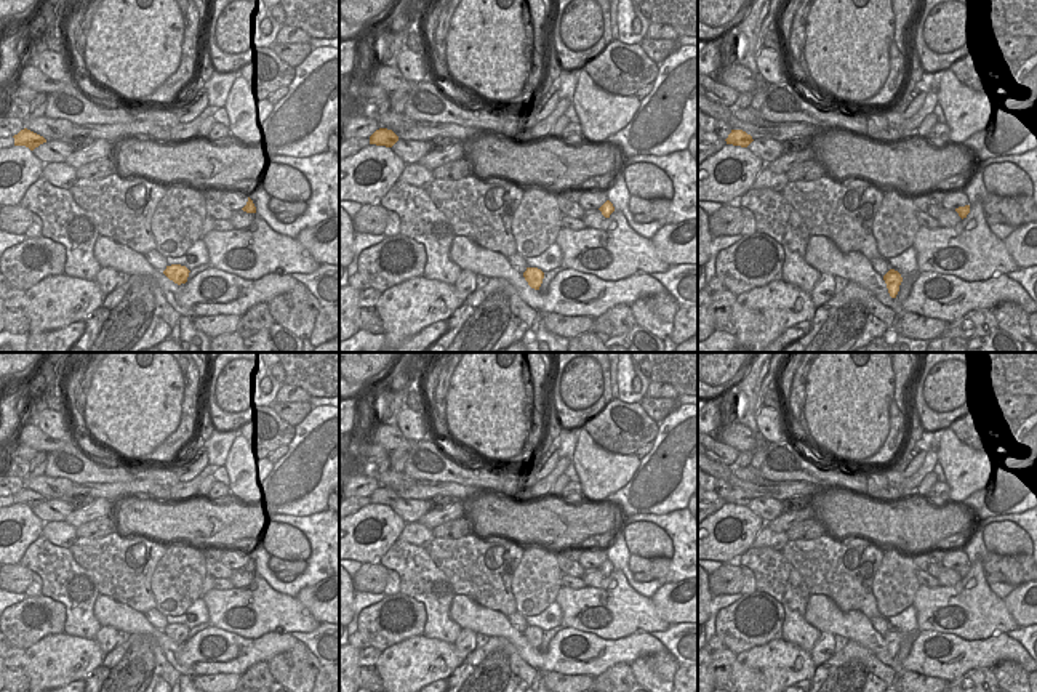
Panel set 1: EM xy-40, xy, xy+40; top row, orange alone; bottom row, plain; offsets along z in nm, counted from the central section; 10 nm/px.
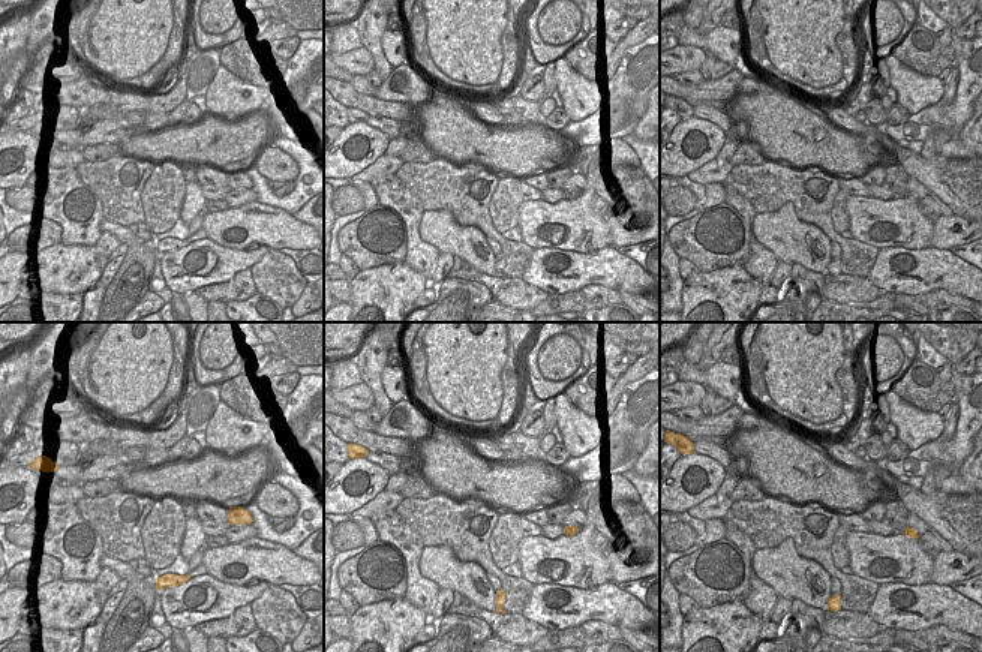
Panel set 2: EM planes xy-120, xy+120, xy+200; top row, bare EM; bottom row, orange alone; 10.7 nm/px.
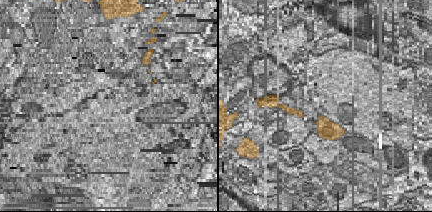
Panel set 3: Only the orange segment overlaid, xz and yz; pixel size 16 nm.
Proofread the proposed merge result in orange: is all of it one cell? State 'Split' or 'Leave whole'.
Split.

